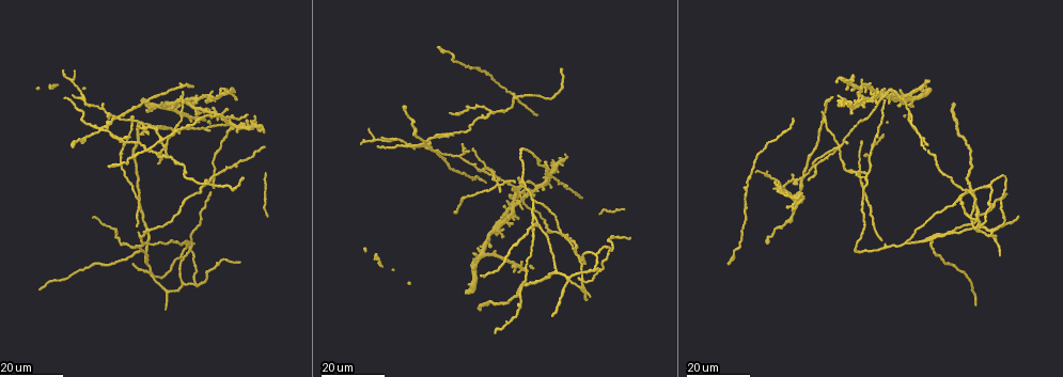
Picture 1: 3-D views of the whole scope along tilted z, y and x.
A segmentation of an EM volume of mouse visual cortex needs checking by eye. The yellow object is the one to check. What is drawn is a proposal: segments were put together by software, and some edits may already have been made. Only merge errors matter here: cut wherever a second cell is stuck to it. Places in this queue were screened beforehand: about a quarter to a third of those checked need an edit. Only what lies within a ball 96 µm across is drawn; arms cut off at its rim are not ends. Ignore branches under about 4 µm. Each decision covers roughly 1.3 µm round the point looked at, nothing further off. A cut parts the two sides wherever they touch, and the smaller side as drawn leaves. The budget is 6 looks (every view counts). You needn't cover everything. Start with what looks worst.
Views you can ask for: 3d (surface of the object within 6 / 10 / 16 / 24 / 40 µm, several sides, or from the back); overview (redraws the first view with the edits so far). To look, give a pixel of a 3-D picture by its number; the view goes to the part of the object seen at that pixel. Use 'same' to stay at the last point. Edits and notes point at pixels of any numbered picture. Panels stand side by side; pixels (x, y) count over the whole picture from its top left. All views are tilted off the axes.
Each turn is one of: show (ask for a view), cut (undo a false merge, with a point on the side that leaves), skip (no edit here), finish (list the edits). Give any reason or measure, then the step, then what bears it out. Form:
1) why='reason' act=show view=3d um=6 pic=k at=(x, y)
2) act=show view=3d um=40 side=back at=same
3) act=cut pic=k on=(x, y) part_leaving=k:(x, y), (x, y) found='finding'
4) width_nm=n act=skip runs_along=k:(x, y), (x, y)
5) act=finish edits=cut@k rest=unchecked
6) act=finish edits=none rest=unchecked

why='looks like a crossing' act=show view=3d um=24 pic=1 at=(971, 192)

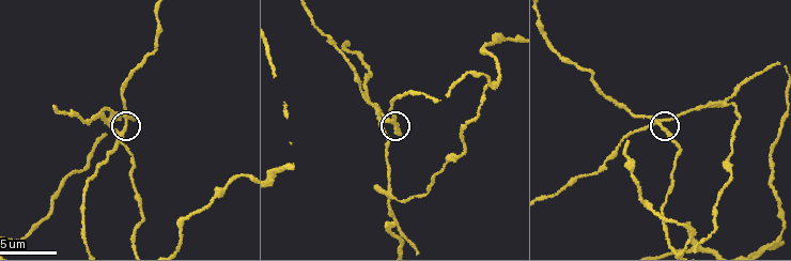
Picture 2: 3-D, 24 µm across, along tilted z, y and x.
why='zoom in' act=show view=3d um=10 pic=2 at=(656, 118)

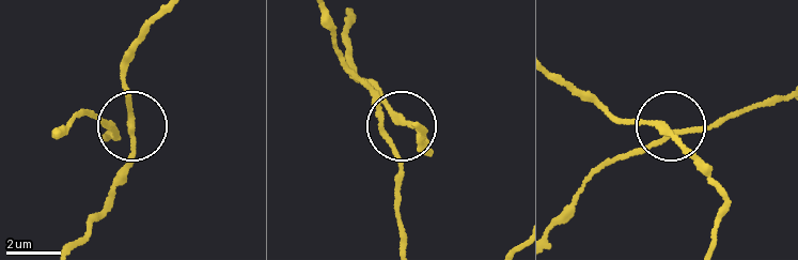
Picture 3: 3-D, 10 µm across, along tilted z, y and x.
act=show view=3d um=10 side=back pic=3 at=(666, 130)

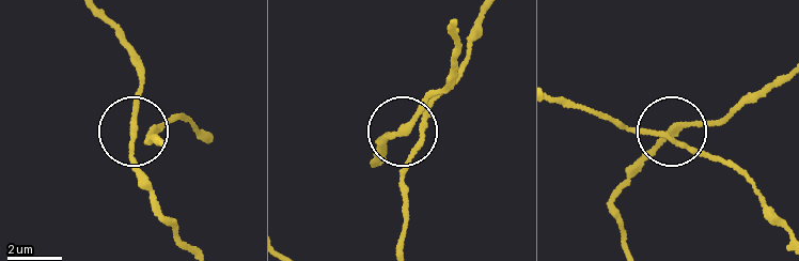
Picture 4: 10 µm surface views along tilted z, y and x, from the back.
act=skip runs_along=4:(450, 30), (451, 85), (403, 129), (408, 201) found='all the same cell'

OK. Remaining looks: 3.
why='a fork' act=show view=3d um=24 pic=1 at=(141, 122)

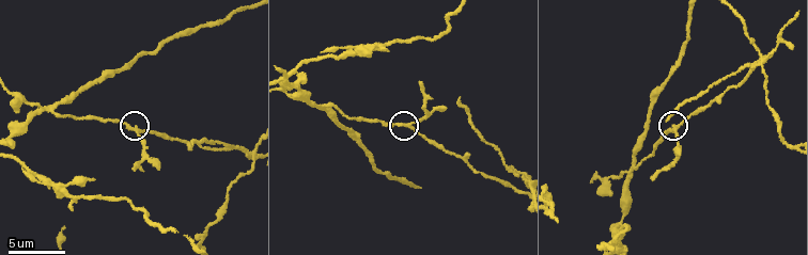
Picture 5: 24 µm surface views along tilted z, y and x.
act=show view=3d um=6 pic=5 at=(136, 134)

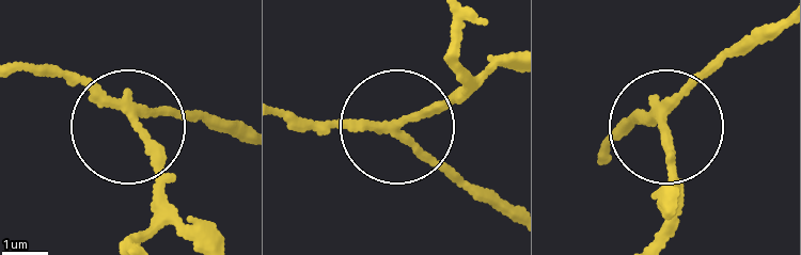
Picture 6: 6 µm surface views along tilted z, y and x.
act=cut pic=6 on=(151, 163) found='a second cell is stuck on'

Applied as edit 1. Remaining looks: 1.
act=finish edits=cut@6 rest=unchecked

